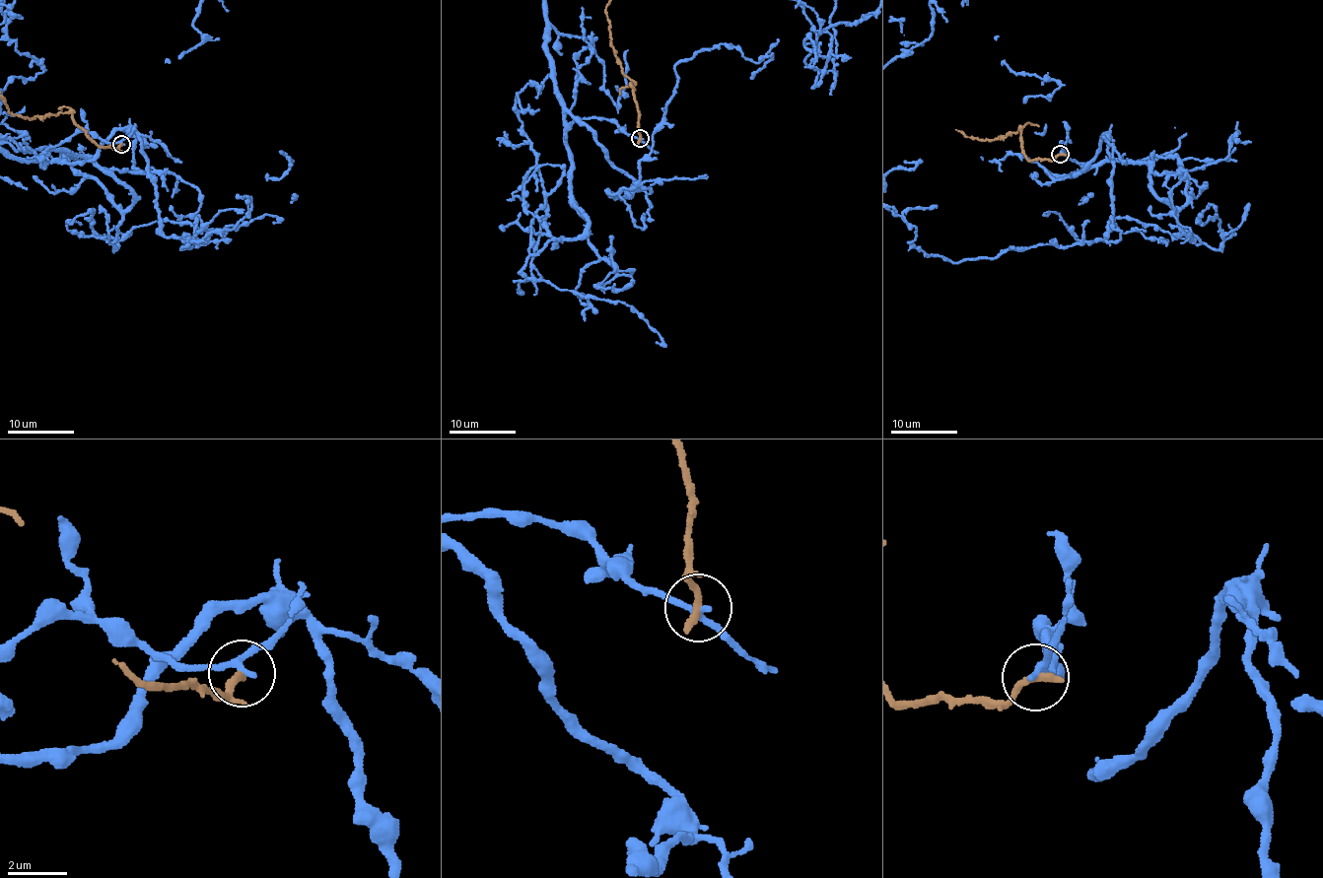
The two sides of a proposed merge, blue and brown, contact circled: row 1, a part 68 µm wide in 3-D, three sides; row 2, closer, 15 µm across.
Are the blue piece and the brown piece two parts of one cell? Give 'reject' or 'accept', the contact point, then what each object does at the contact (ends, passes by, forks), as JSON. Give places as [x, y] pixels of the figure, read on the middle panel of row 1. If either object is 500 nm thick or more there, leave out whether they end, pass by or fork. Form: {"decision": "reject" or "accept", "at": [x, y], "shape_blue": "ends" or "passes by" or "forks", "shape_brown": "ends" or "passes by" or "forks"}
{"decision": "reject", "at": [640, 138], "shape_blue": "passes by", "shape_brown": "ends"}

